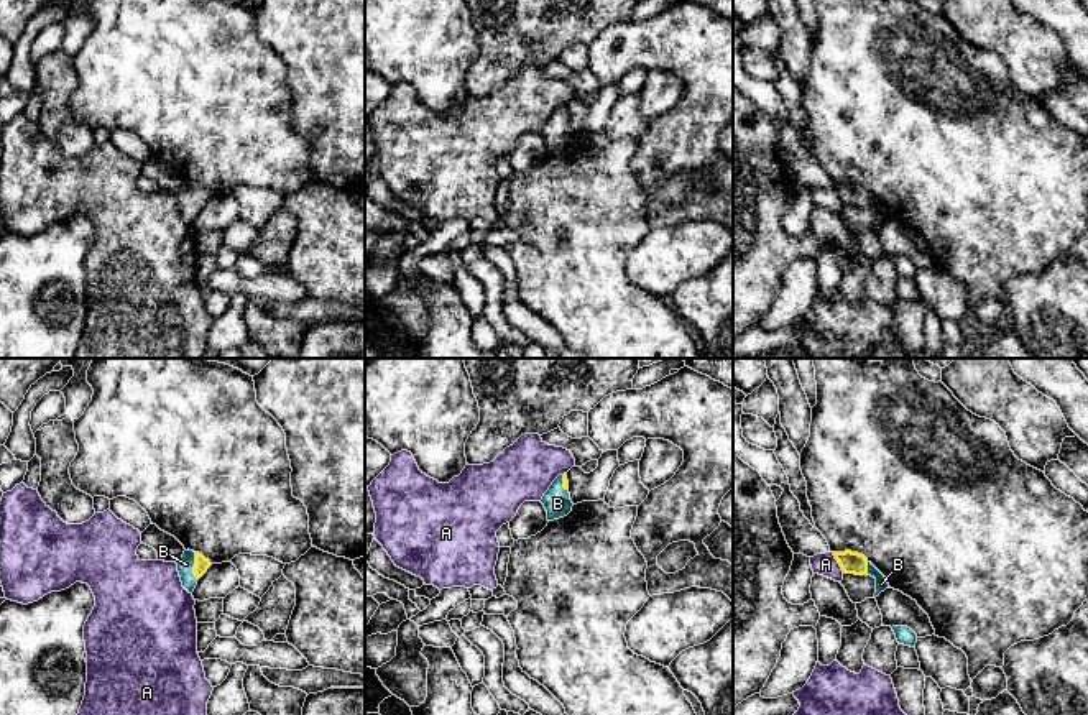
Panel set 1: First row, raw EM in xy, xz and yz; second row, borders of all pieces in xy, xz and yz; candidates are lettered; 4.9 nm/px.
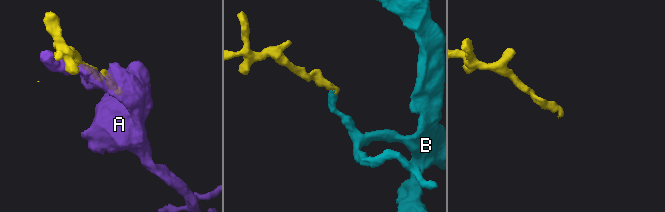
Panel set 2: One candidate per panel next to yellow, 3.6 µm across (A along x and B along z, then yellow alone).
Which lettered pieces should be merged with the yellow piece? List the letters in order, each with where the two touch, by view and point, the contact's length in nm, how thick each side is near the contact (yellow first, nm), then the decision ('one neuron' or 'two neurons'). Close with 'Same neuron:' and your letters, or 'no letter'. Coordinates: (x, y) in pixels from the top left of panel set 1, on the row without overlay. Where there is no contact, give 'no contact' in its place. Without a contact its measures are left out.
A: contact yz (839, 194); length 120 nm; calibres 110 and 110 nm; two neurons
B: contact xy (196, 198); length 140 nm; calibres 70 and 90 nm; one neuron
Same neuron: B

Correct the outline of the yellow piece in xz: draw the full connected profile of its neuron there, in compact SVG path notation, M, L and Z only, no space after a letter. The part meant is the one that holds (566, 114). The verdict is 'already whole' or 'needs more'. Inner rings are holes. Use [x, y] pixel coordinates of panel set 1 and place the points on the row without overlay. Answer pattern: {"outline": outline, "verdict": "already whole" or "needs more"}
{"outline": "M567 105L559 107L549 122L544 125L541 135L547 143L547 153L567 148L572 143L572 131L569 125Z", "verdict": "needs more"}

